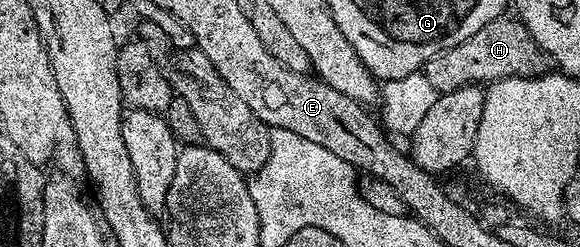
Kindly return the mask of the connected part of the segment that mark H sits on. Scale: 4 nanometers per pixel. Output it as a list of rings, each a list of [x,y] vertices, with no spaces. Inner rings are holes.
[[[501,17],[482,25],[474,37],[458,41],[458,45],[439,51],[423,65],[426,81],[434,85],[437,93],[457,91],[469,85],[491,85],[498,79],[518,79],[543,75],[549,70],[550,60],[535,43],[519,18]]]

